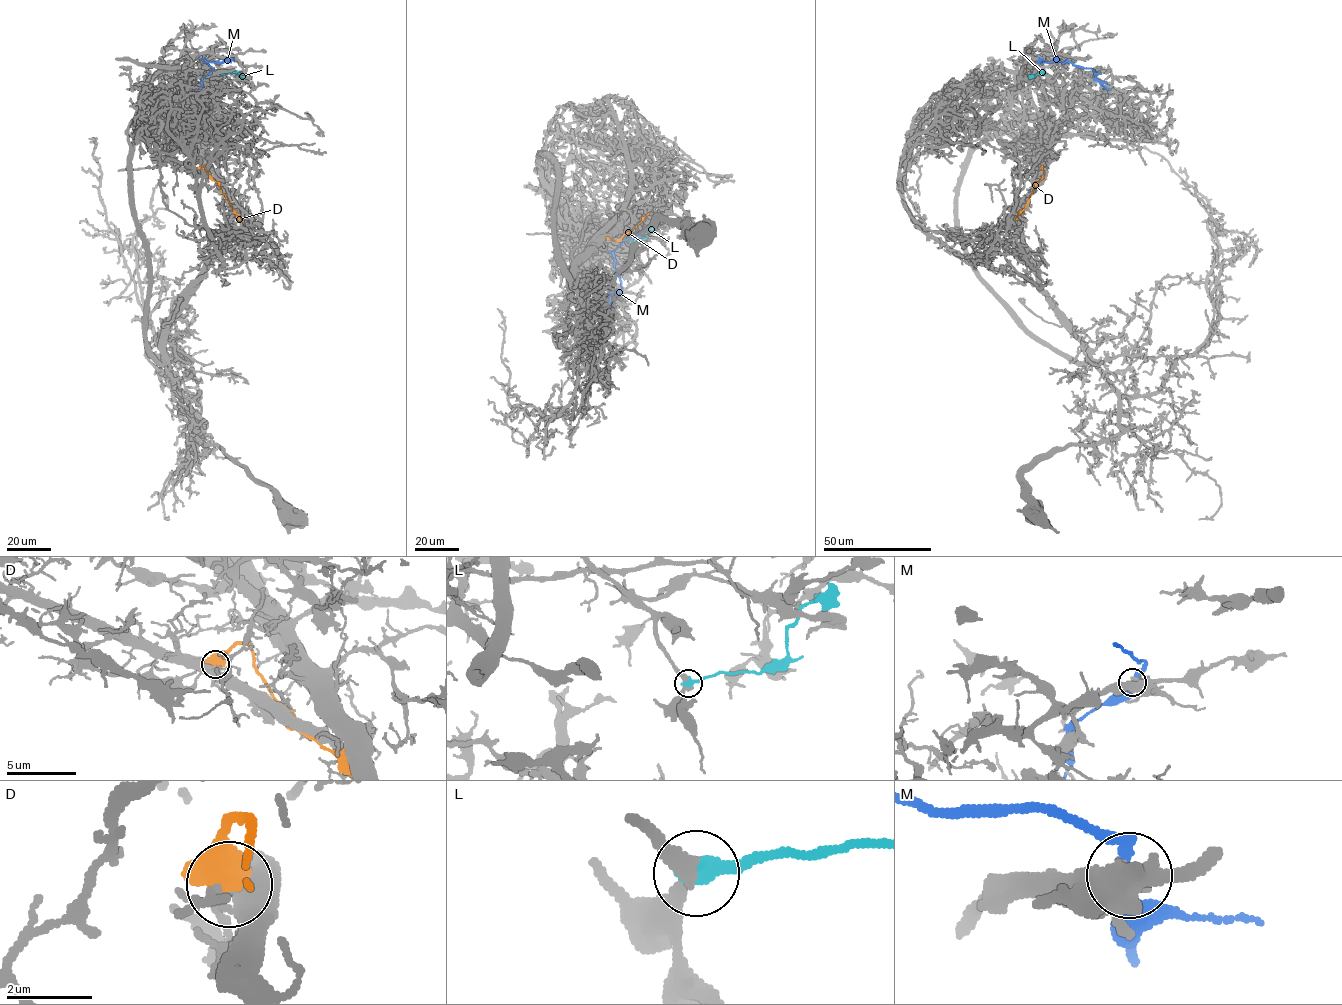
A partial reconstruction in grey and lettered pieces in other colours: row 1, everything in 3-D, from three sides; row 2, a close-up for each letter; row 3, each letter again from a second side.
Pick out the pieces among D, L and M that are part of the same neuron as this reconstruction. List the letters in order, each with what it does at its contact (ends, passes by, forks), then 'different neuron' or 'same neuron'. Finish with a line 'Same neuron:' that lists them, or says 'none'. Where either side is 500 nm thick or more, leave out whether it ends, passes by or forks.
D: different neuron
L: it ends; different neuron
M: different neuron
Same neuron: none

